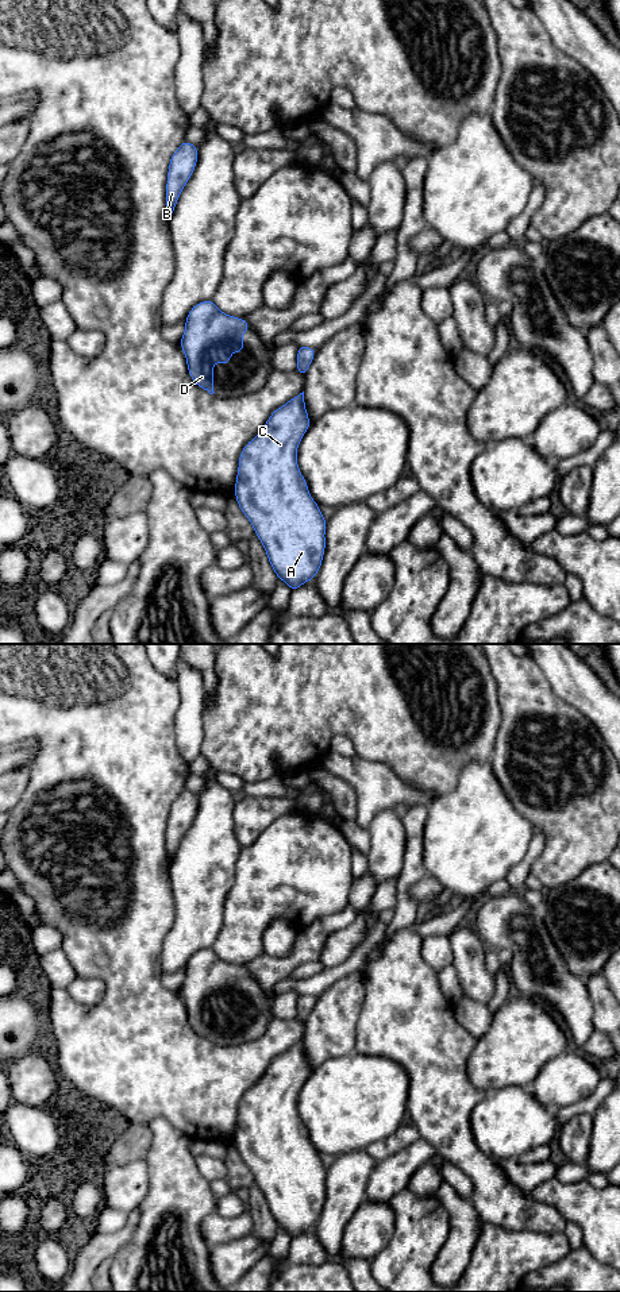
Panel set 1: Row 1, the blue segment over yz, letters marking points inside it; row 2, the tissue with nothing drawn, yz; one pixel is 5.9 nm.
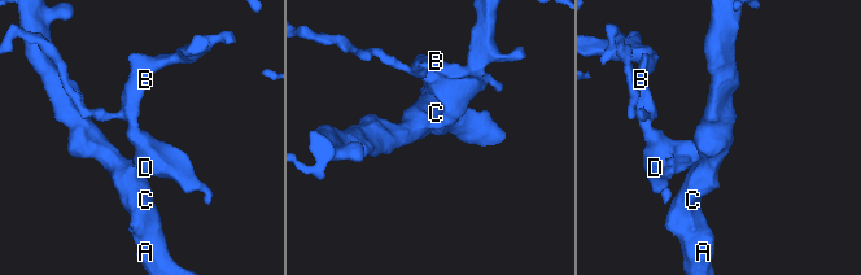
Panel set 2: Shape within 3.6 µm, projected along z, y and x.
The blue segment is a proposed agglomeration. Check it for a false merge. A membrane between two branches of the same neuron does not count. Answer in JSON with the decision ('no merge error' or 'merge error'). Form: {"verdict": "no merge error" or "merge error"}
{"verdict": "no merge error"}

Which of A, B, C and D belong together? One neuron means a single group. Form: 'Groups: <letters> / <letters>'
Groups: A B C D

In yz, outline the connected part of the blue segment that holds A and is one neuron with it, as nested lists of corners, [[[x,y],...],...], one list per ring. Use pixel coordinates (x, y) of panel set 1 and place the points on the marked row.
[[[304,392],[273,410],[259,433],[242,450],[235,481],[235,498],[242,513],[251,522],[277,578],[284,581],[292,591],[317,575],[326,551],[327,520],[321,516],[320,506],[311,497],[297,464],[297,448],[311,424],[305,409]]]

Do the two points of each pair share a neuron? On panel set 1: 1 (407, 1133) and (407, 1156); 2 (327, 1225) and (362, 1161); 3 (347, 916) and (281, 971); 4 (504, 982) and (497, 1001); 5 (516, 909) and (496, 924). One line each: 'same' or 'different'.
1: different
2: same
3: same
4: same
5: same

